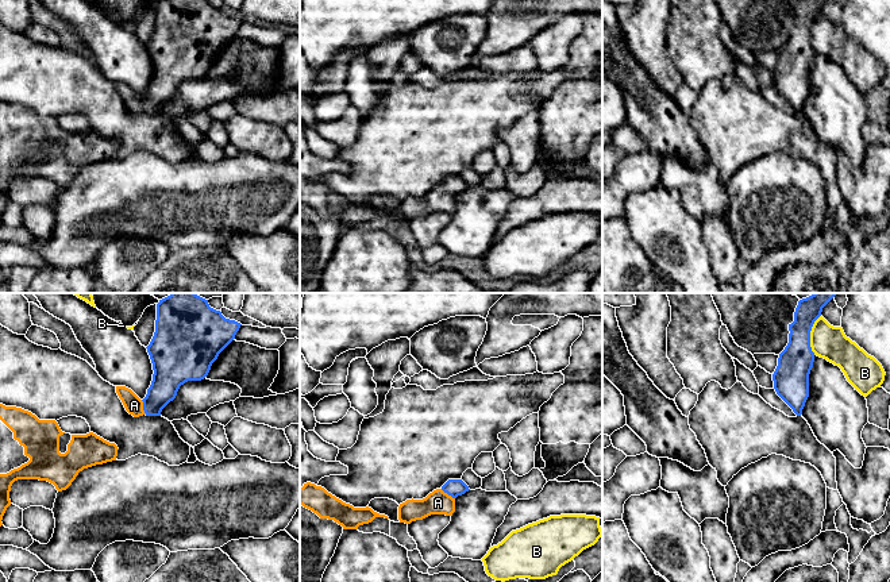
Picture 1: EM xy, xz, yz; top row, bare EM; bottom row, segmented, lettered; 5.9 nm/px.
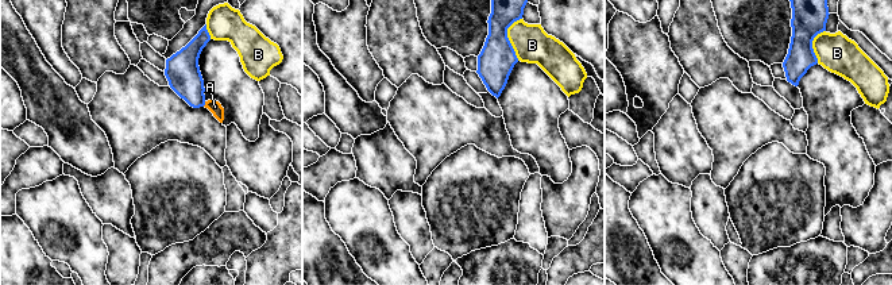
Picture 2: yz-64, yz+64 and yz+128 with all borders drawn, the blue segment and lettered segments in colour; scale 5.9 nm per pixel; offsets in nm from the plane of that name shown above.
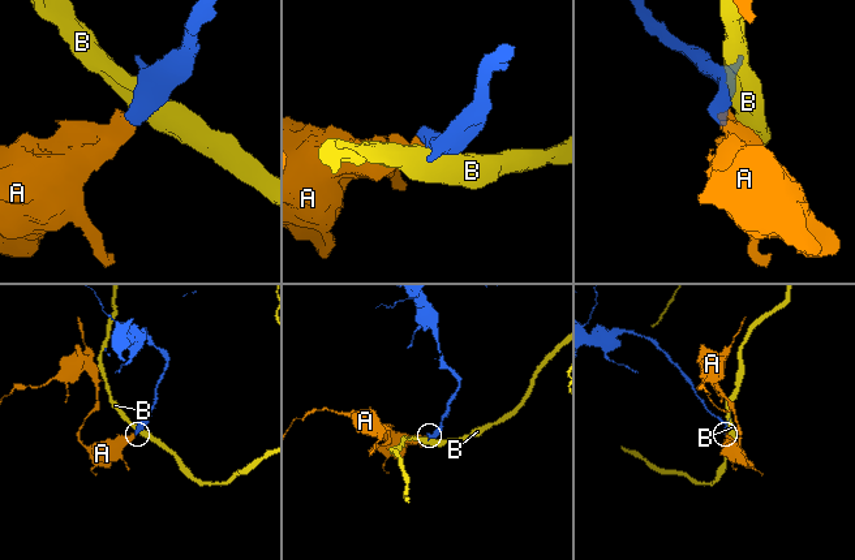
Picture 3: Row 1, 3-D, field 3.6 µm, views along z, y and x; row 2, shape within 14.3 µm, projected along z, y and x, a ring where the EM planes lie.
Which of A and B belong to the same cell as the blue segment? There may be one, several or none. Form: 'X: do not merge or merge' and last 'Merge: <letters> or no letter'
A: merge
B: do not merge
Merge: A

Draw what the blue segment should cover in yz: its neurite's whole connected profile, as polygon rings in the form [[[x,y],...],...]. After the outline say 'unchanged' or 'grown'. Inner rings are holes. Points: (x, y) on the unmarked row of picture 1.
[[[798,0],[794,19],[789,22],[789,41],[779,51],[778,63],[773,72],[777,92],[797,113],[809,95],[809,72],[814,59],[810,45],[810,28],[828,0]]]; unchanged

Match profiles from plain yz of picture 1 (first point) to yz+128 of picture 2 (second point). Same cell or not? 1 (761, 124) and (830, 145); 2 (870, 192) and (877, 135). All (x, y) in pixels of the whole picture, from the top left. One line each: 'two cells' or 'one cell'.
1: two cells
2: two cells

